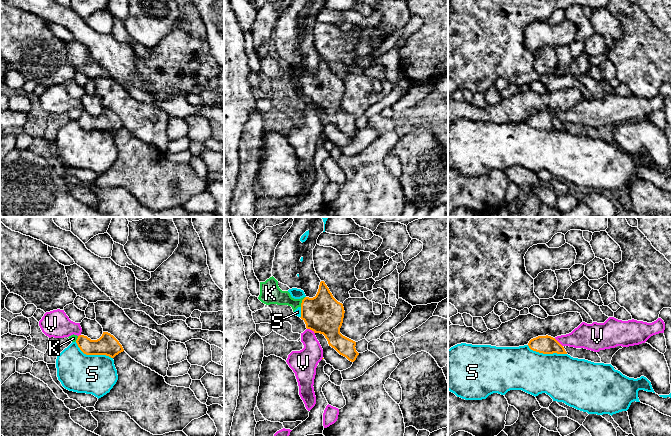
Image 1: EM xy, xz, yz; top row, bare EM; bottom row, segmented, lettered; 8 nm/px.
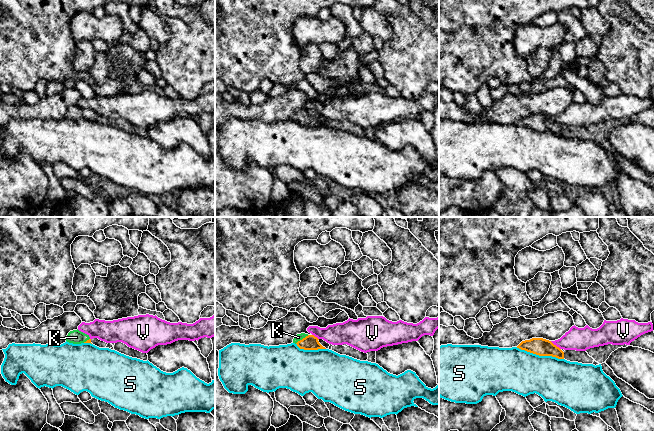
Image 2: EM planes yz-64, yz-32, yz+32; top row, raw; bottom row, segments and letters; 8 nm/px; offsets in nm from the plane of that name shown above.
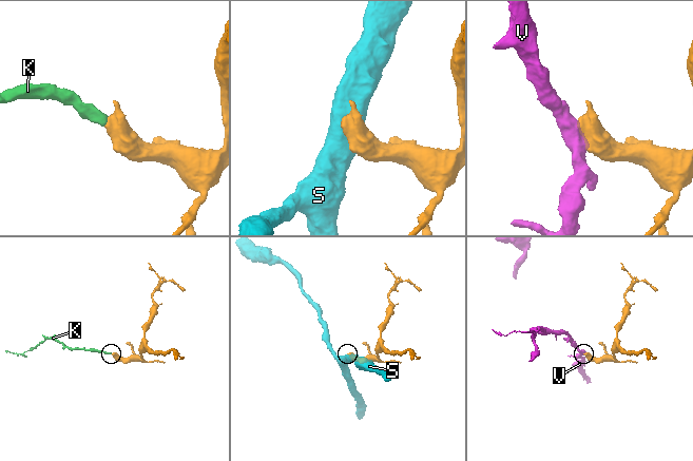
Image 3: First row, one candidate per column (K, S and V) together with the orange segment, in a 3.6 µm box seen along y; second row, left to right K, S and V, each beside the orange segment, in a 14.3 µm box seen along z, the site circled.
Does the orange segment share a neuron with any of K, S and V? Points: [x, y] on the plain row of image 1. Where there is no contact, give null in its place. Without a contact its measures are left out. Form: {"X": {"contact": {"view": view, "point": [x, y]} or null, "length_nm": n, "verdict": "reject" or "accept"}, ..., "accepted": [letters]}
{"K": {"contact": {"view": "xz", "point": [302, 78]}, "length_nm": 90, "verdict": "accept"}, "S": {"contact": {"view": "xy", "point": [92, 130]}, "length_nm": 340, "verdict": "reject"}, "V": {"contact": {"view": "xz", "point": [311, 105]}, "length_nm": 80, "verdict": "reject"}, "accepted": ["K"]}

